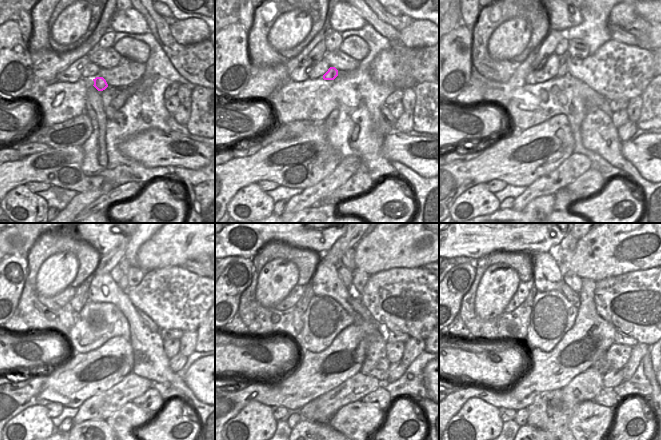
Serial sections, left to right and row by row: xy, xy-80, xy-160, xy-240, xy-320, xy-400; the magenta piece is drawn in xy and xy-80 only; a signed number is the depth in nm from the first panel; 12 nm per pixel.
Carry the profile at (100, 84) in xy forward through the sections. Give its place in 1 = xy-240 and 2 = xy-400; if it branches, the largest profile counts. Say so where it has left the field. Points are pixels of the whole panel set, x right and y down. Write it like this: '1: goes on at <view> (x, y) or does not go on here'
1: goes on at xy-240 (124, 265)
2: goes on at xy-400 (568, 244)

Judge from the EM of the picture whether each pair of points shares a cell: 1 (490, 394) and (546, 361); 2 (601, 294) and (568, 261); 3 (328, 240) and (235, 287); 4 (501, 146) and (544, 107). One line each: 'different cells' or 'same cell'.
1: same cell
2: different cells
3: different cells
4: different cells

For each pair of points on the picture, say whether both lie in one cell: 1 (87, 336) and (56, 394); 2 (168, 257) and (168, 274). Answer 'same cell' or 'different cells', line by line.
1: different cells
2: different cells

